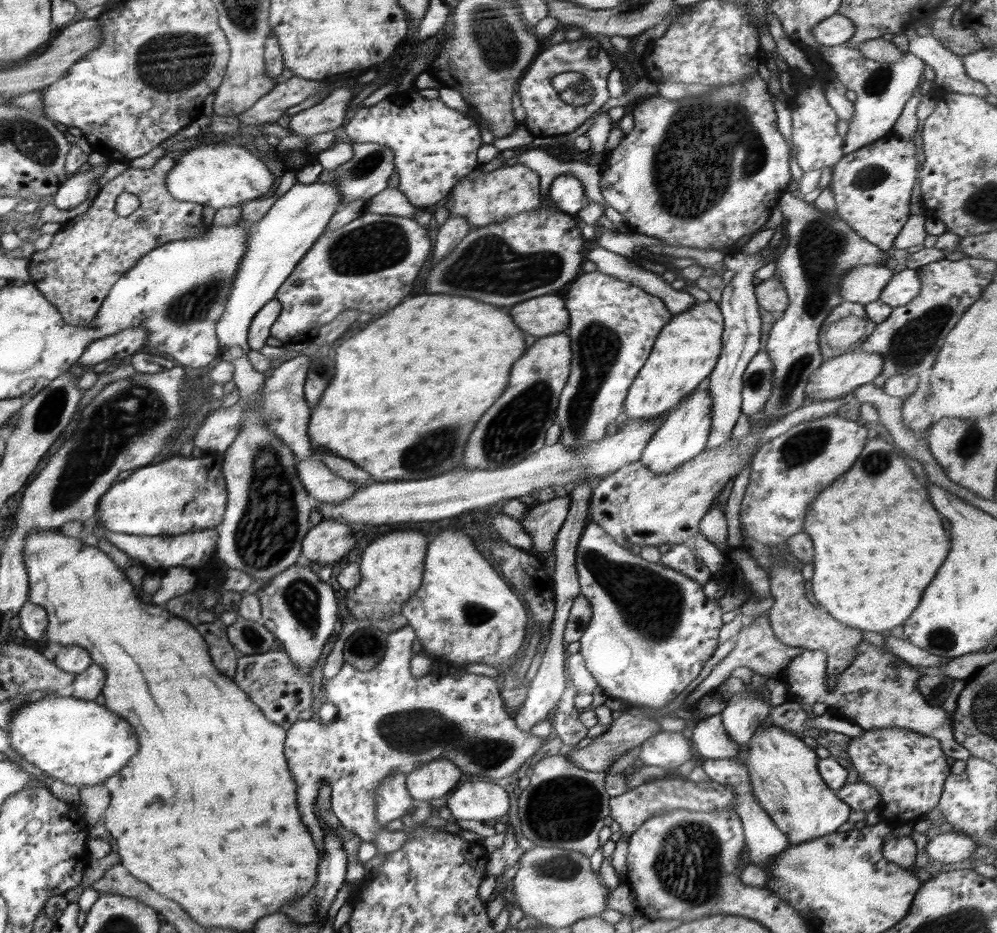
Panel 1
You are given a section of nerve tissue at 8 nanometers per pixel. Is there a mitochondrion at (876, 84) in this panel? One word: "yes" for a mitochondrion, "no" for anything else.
yes

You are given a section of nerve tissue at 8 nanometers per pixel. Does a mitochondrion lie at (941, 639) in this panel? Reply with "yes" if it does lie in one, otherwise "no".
yes

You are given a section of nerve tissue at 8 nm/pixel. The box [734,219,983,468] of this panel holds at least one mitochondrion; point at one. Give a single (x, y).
(914, 342)

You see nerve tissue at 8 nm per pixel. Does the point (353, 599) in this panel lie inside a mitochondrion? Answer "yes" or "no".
no

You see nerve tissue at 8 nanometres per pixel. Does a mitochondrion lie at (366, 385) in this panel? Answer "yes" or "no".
no

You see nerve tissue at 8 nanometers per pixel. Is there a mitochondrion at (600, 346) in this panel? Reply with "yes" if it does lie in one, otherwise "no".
yes

